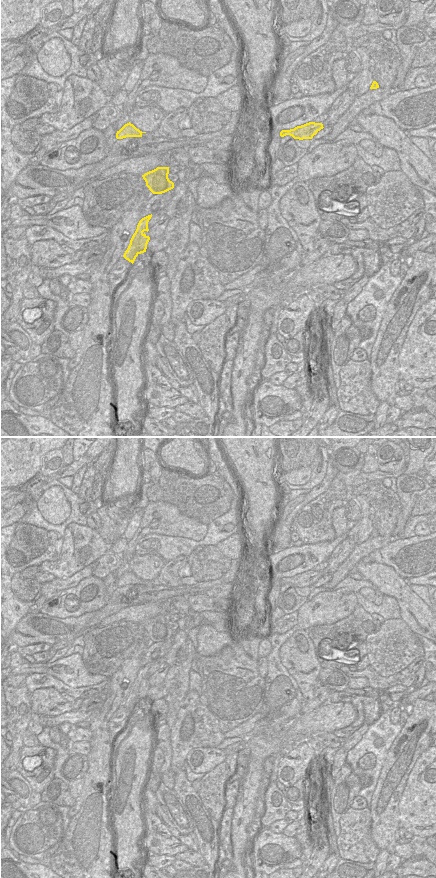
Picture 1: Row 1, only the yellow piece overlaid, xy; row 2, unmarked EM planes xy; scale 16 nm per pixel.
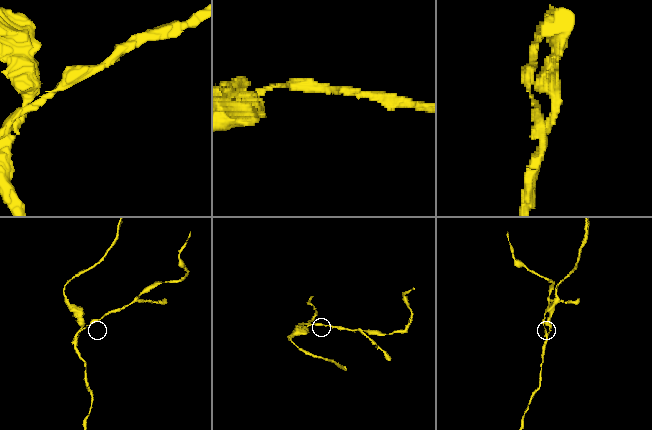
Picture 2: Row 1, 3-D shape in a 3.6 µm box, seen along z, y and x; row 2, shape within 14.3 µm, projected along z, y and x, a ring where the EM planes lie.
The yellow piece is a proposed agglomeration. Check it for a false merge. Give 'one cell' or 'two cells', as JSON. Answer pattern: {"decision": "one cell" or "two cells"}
{"decision": "two cells"}

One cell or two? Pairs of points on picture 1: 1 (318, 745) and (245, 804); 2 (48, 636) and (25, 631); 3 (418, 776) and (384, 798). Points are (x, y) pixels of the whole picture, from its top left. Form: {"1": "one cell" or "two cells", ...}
{"1": "two cells", "2": "one cell", "3": "two cells"}

